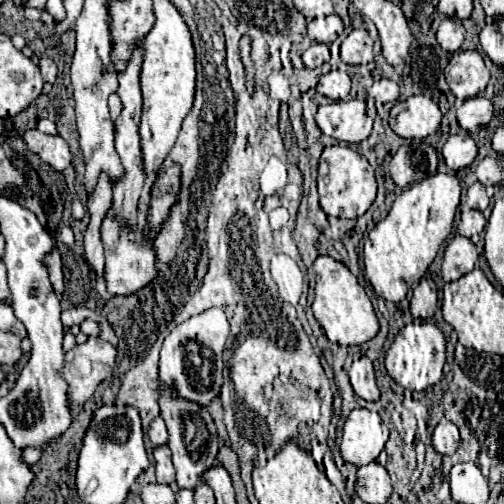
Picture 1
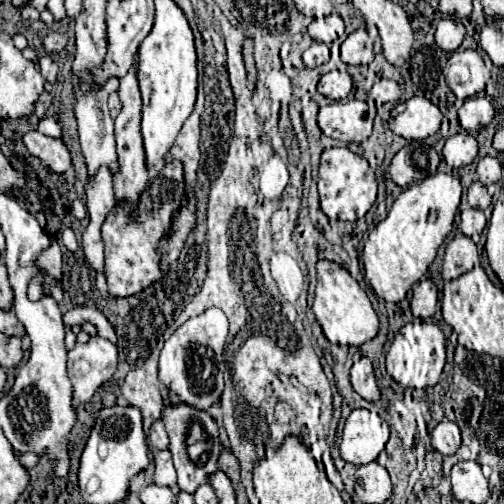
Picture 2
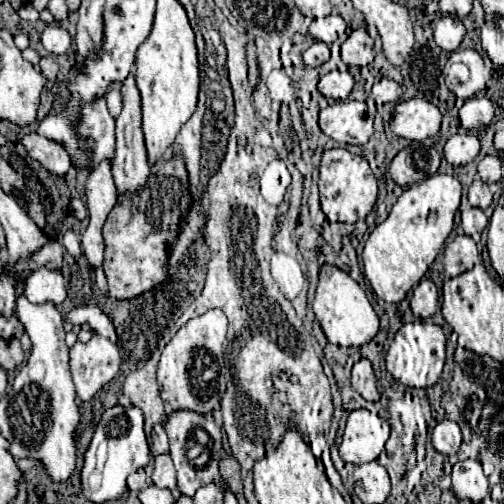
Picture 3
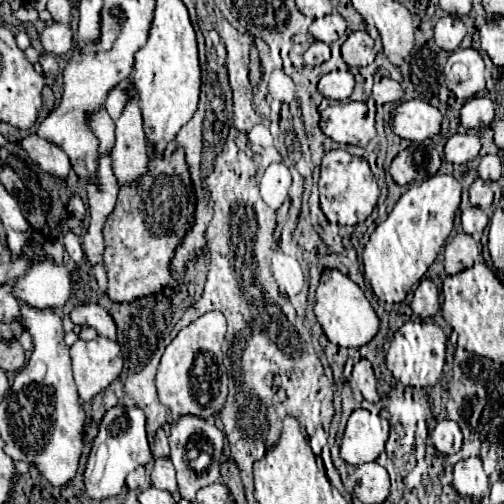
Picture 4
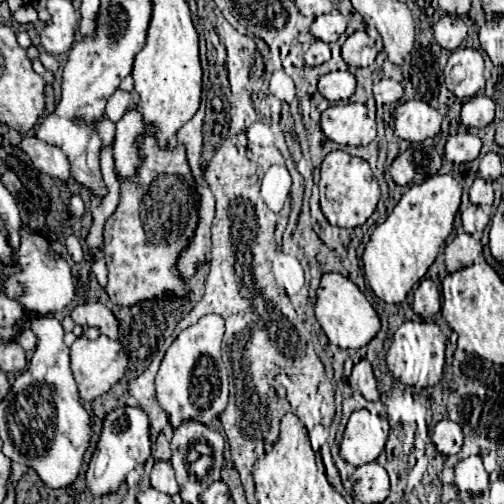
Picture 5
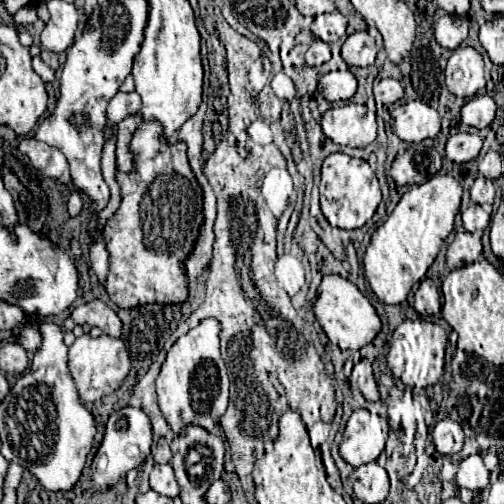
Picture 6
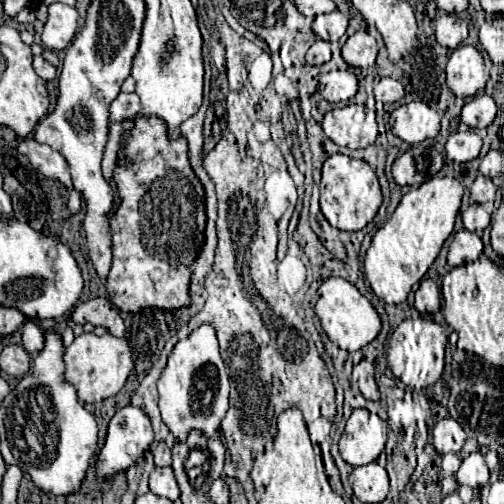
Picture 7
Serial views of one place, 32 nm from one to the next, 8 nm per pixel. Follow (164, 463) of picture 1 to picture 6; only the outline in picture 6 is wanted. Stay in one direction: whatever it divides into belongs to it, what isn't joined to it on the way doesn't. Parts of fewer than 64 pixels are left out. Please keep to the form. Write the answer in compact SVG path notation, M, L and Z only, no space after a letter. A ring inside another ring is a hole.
M164 464L164 466L154 466L152 474L150 474L150 488L162 496L168 498L176 498L180 494L172 466Z

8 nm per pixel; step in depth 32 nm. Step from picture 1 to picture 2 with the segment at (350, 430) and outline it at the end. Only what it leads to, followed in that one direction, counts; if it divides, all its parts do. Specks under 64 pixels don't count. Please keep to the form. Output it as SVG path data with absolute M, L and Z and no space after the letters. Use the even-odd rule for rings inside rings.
M352 410L344 424L340 456L350 464L368 464L378 458L388 440L388 424L370 410Z

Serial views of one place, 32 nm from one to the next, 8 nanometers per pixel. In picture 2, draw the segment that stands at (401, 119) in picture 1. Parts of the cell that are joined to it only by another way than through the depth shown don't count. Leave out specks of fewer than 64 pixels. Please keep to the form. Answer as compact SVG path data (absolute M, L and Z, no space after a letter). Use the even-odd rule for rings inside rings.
M414 96L398 102L392 110L390 130L406 140L424 140L440 130L442 112L430 100Z

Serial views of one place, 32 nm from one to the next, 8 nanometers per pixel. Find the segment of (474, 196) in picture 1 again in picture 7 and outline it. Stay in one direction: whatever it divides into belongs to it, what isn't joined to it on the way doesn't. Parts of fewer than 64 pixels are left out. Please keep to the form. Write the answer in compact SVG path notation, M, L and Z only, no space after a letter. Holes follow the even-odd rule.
M478 174L478 178L474 180L474 184L470 186L470 196L474 202L492 202L494 200L494 194L496 194L496 186L492 182L492 178L486 178L482 174Z

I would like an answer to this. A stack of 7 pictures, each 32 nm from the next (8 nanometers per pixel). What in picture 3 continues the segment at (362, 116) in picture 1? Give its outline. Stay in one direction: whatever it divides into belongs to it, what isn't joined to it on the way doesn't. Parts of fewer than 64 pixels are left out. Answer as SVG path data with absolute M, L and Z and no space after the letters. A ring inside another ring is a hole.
M338 102L338 104L330 104L324 110L320 110L320 128L326 136L330 136L332 140L340 142L340 144L358 144L364 146L372 134L374 134L374 120L368 114L368 106L366 102Z

